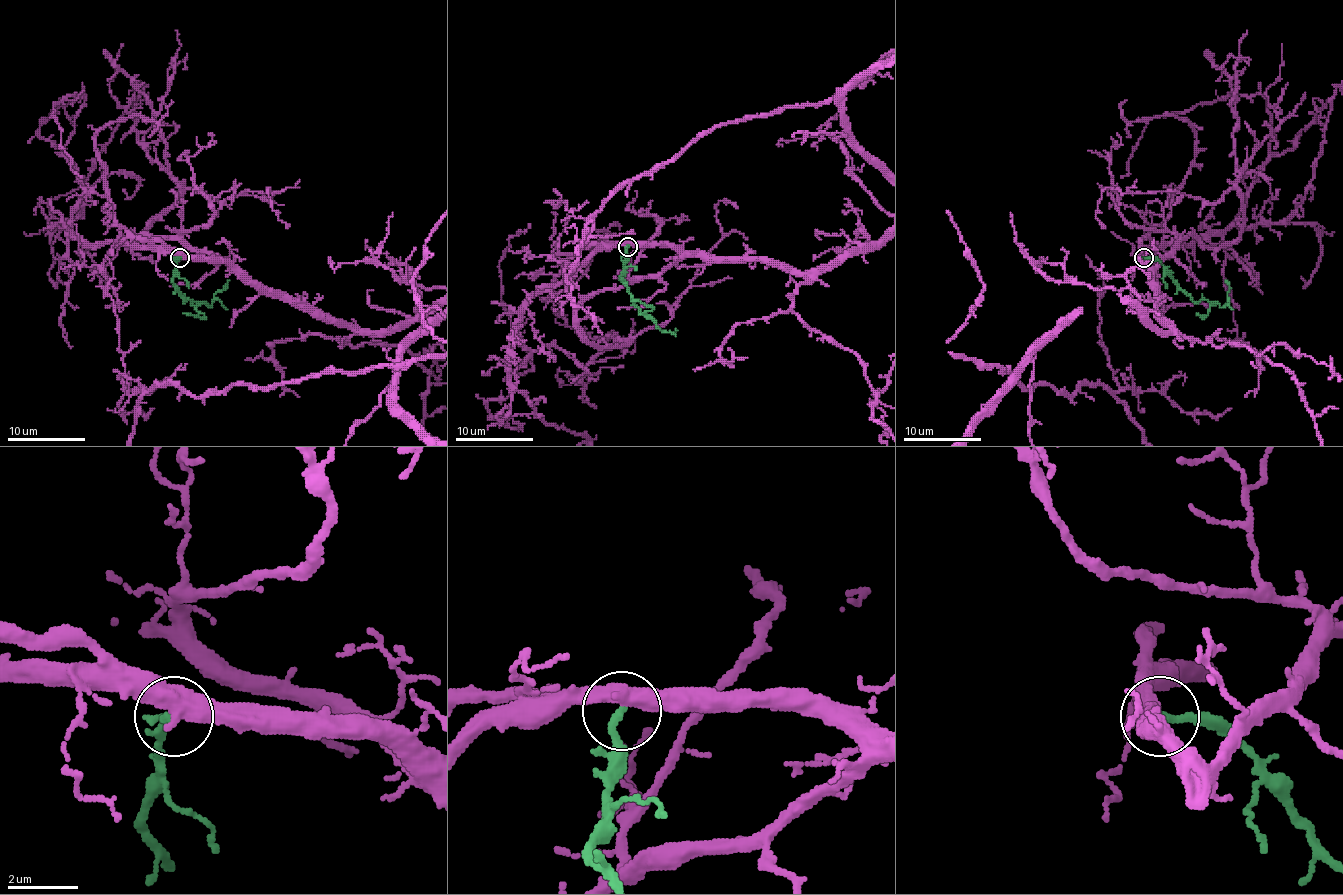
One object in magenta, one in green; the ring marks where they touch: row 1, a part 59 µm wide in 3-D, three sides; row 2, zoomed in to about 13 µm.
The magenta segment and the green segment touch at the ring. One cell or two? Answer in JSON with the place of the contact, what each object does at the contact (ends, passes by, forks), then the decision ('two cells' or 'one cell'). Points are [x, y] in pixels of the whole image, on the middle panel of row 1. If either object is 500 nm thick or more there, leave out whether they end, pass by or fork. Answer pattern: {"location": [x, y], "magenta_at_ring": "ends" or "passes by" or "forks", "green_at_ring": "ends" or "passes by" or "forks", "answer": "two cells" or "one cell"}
{"location": [627, 246], "magenta_at_ring": "passes by", "green_at_ring": "ends", "answer": "one cell"}

